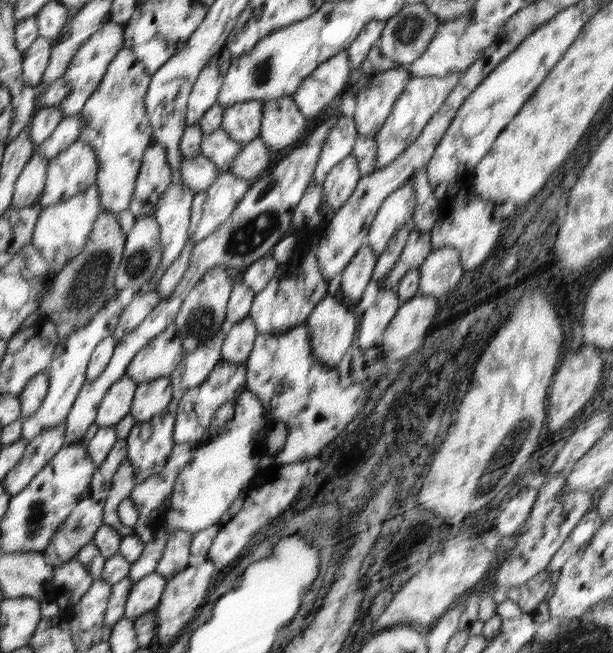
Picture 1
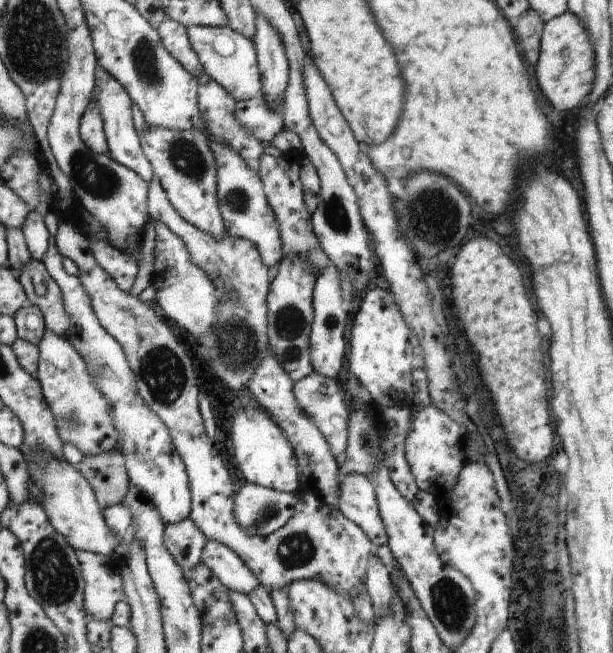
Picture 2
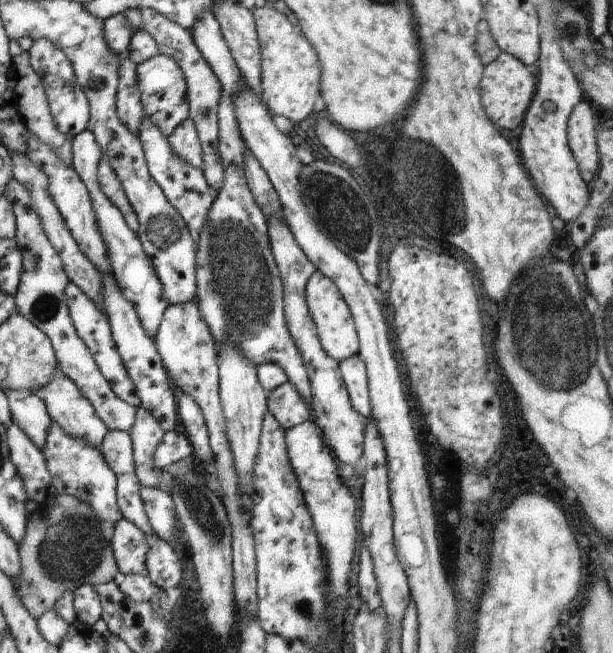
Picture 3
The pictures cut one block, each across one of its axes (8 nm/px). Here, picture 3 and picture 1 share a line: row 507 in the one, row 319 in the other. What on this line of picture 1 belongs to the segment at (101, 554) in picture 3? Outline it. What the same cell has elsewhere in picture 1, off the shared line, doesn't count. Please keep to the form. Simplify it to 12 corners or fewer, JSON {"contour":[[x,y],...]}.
{"contour":[[101,208],[39,306],[58,341],[120,292],[126,234]]}

